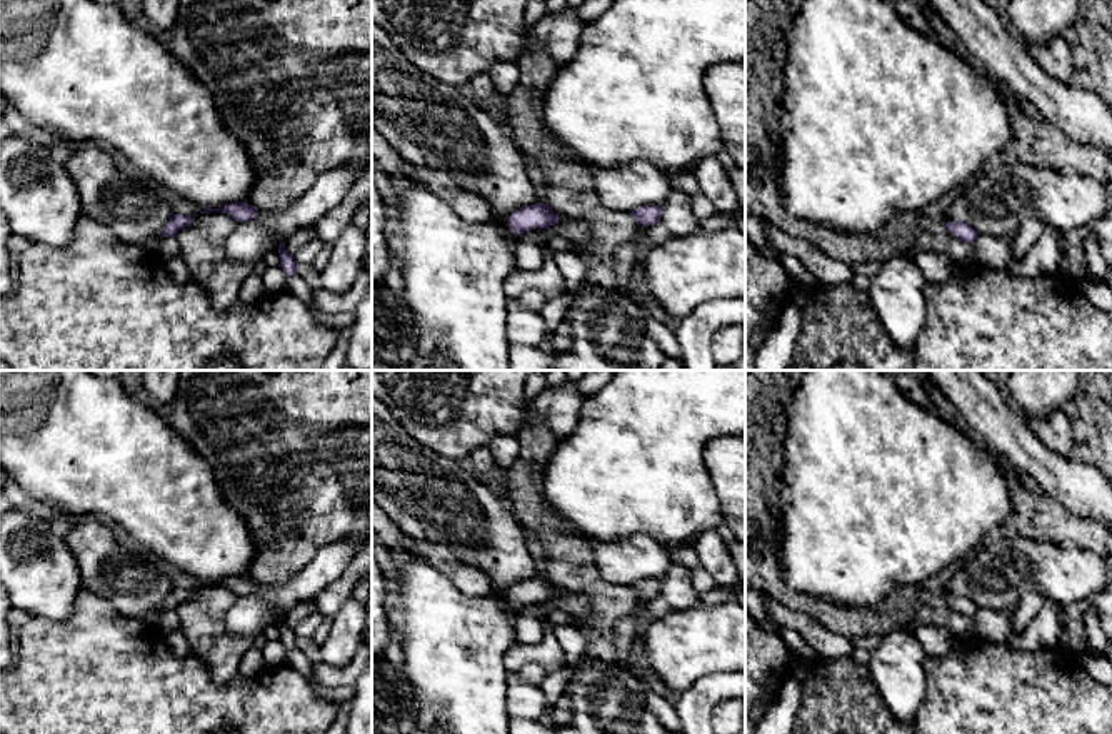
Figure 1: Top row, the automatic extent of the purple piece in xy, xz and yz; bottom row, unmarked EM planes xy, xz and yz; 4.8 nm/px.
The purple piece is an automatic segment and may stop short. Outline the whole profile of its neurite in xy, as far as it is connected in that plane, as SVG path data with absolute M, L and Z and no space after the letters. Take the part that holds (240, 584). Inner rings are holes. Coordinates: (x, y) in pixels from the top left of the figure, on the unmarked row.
M235 576L235 577L227 577L227 579L220 581L220 582L200 584L200 587L208 587L208 586L222 586L222 587L227 587L237 597L238 596L248 596L248 594L255 592L255 589L257 589L257 582L253 582L247 576Z

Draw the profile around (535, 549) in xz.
M525 532L525 544L527 544L528 554L535 561L537 577L548 577L545 571L545 550L542 542L533 534Z

